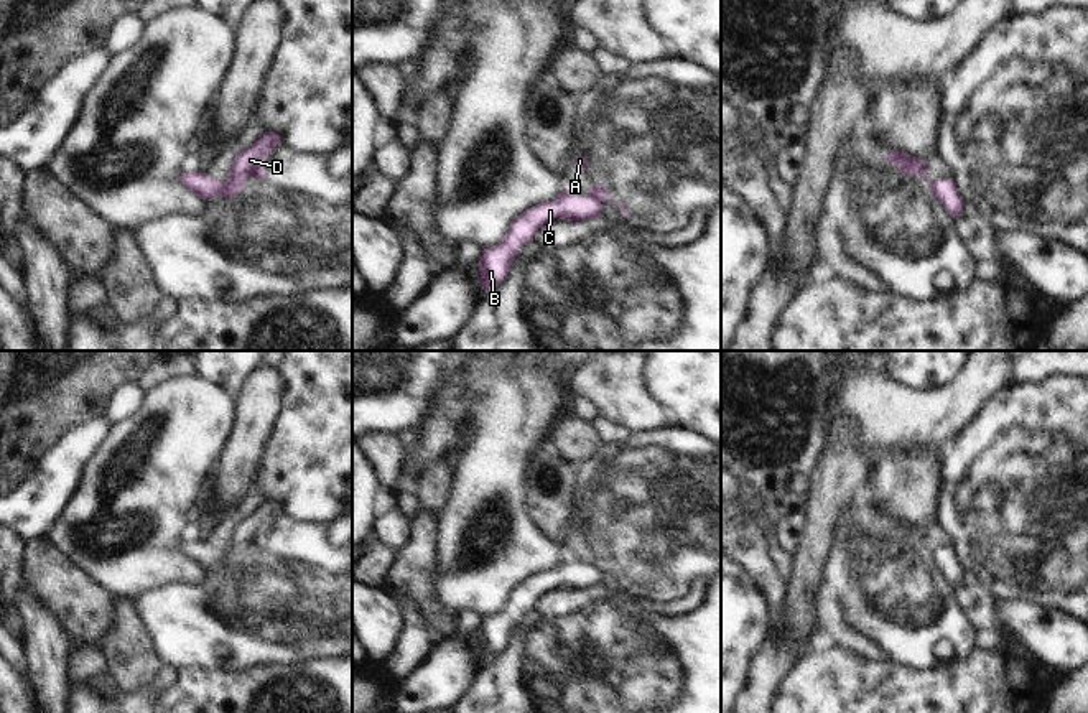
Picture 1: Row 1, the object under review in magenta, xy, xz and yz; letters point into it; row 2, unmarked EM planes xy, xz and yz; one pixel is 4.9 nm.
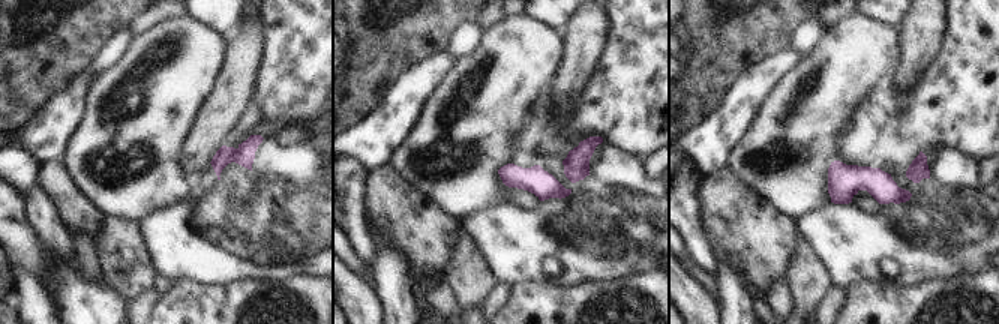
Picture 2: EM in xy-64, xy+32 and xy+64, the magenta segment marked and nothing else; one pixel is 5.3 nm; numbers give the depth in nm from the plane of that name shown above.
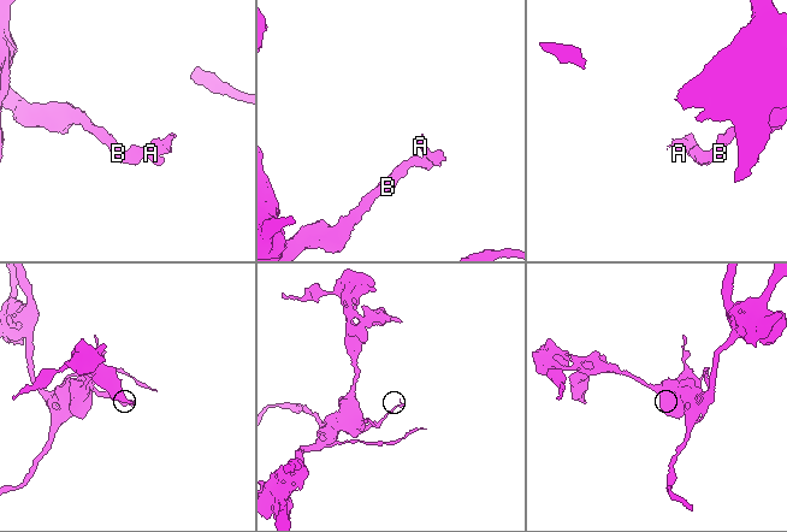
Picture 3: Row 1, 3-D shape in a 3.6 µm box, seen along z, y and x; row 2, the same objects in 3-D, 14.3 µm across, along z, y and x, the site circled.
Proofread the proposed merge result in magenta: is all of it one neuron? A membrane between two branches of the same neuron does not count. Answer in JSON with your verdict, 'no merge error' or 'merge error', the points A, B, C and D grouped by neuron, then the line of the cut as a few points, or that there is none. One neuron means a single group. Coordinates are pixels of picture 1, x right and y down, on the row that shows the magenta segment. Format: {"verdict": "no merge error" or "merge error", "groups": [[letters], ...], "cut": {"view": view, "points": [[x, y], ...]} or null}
{"verdict": "merge error", "groups": [["A", "D"], ["B", "C"]], "cut": {"view": "xy", "points": [[221, 181], [221, 186], [234, 195]]}}

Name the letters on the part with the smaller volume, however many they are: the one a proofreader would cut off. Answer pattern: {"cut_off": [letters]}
{"cut_off": ["A", "D"]}

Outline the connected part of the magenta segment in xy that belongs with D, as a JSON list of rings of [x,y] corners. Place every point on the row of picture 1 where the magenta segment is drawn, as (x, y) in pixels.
[[[265,132],[249,148],[239,151],[232,160],[227,179],[222,181],[222,191],[240,193],[250,176],[267,181],[263,165],[267,155],[278,143],[283,143],[278,133]]]

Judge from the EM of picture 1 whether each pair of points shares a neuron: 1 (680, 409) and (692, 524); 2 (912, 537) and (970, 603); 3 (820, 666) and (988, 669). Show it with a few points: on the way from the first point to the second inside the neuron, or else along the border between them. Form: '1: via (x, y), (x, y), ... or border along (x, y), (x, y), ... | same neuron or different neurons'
1: border along (667, 425), (692, 428), (703, 437) | different neurons
2: border along (953, 587), (957, 605), (970, 623) | different neurons
3: via (861, 687), (947, 687) | same neuron

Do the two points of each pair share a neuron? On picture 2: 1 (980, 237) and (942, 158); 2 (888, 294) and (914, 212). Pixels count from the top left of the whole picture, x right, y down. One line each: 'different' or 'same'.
1: same
2: different

